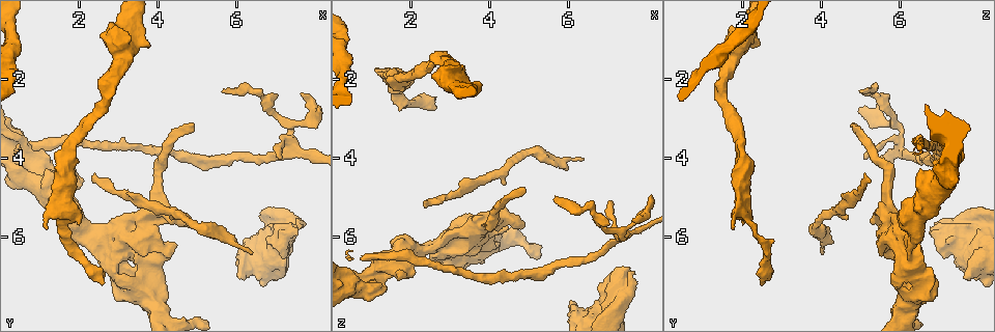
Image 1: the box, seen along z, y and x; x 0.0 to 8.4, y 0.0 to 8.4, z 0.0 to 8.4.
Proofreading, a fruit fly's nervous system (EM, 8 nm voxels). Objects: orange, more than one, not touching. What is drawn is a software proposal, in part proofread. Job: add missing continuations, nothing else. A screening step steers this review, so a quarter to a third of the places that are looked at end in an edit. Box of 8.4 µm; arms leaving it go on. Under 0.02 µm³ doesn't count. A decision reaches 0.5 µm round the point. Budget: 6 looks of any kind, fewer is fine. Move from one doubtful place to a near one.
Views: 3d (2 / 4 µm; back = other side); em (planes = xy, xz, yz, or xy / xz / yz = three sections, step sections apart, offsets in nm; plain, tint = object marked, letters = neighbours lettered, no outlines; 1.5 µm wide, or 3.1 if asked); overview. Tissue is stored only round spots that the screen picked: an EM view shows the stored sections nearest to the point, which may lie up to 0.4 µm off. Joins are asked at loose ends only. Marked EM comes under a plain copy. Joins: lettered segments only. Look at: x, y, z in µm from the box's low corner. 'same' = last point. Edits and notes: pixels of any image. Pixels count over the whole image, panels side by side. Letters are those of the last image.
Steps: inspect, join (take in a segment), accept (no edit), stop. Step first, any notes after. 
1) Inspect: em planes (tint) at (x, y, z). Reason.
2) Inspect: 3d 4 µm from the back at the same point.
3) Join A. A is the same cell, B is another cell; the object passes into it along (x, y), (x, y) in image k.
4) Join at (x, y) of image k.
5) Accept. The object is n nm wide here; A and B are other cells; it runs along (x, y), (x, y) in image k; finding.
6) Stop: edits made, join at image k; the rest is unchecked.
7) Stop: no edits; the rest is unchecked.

Inspect: 3d 2 µm at (7.65, 5.70, 6.90). Branch stops here.

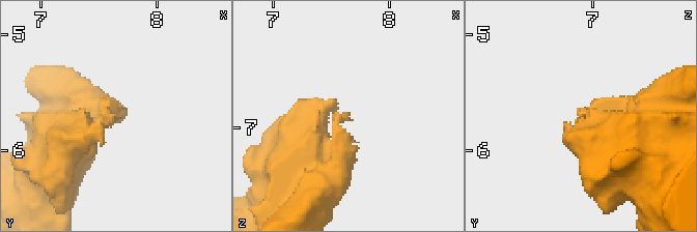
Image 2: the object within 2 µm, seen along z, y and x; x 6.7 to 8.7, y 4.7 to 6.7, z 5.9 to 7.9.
Inspect: em xy step 4 (letters) at (7.66, 5.74, 6.92).

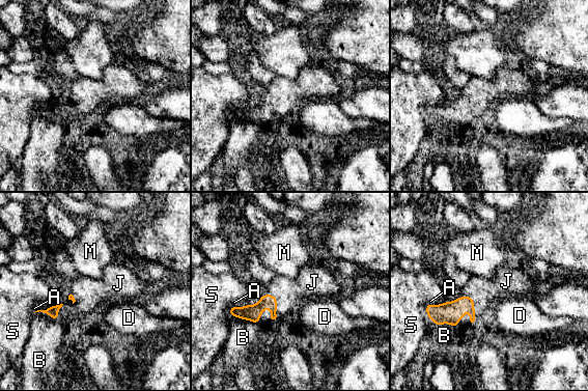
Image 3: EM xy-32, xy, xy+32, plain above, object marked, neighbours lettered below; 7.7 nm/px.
Join J. The longest contact is with B, 220 nm; J is the same cell, A, B, D, M and S are other cells; it goes on there.

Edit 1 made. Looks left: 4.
Inspect: overview.

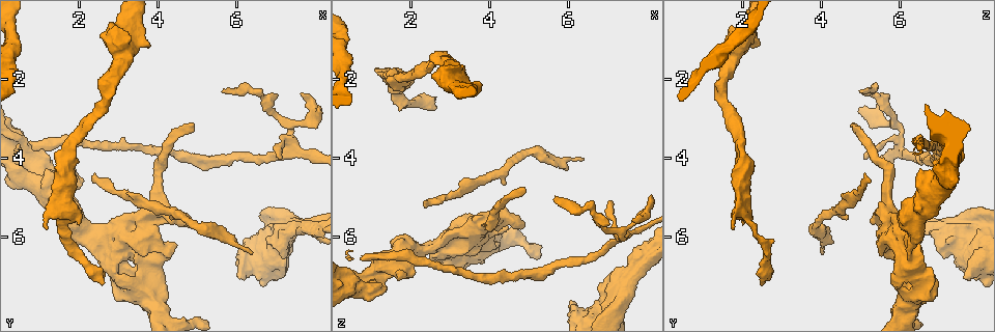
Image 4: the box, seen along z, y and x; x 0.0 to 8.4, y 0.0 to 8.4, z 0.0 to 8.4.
Inspect: 3d 4 µm at (2.65, 7.15, 2.40). Free end.

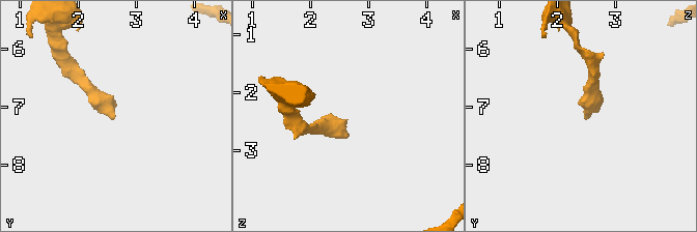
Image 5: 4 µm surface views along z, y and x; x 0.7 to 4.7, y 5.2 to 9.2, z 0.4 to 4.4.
Inspect: em planes (letters) at (2.60, 7.15, 2.45). Shape alone is not enough.

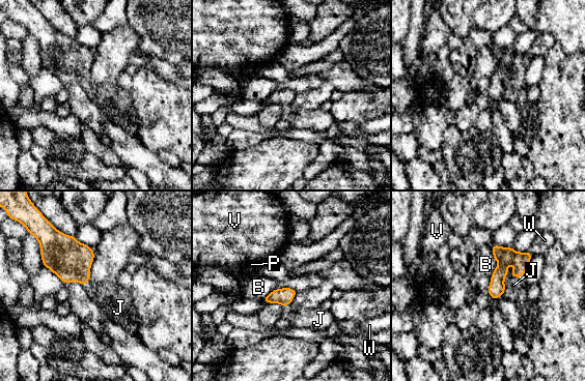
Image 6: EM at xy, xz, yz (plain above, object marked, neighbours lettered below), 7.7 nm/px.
Join J. J is the same cell, B, P, V and W are other cells; it goes on there.

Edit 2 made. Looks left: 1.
Inspect: em planes (letters) at (2.40, 4.40, 5.10). Branch stops here.

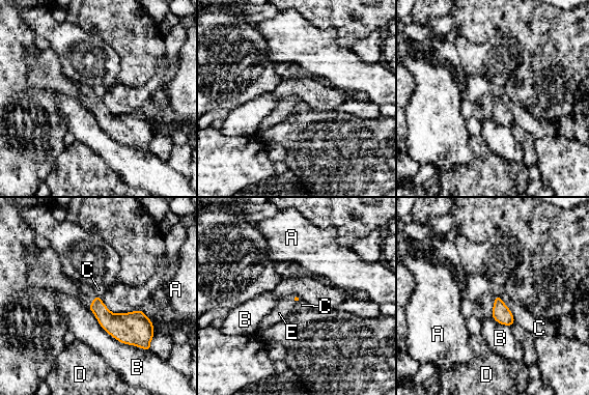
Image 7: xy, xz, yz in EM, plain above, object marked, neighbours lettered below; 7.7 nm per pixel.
Join E. E is the same cell, A, B, C and D are other cells; the object passes into it along (114, 325), (93, 300), (87, 292) in image 7; it goes on there.

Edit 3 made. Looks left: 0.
Stop: edits made, join at image 3, join at image 6, join at image 7; the rest is unchecked.

